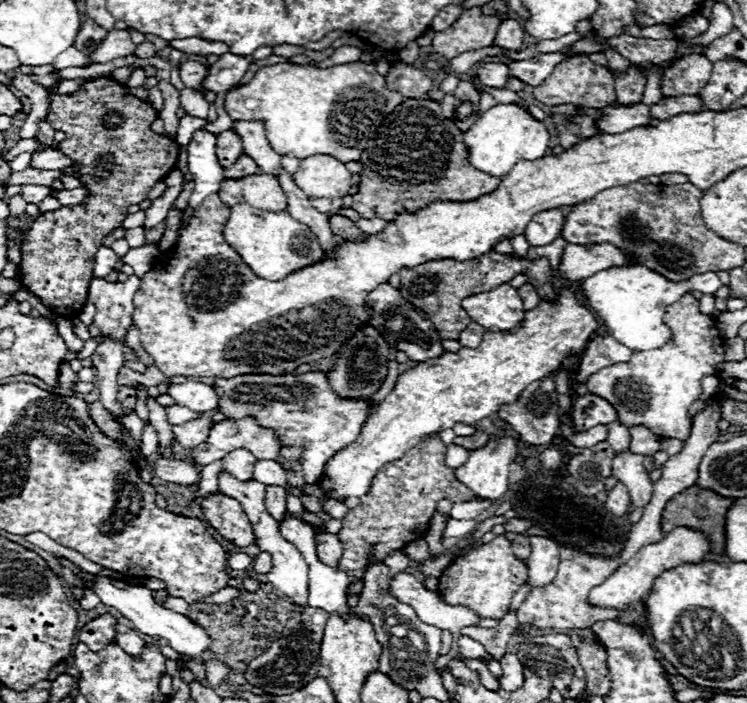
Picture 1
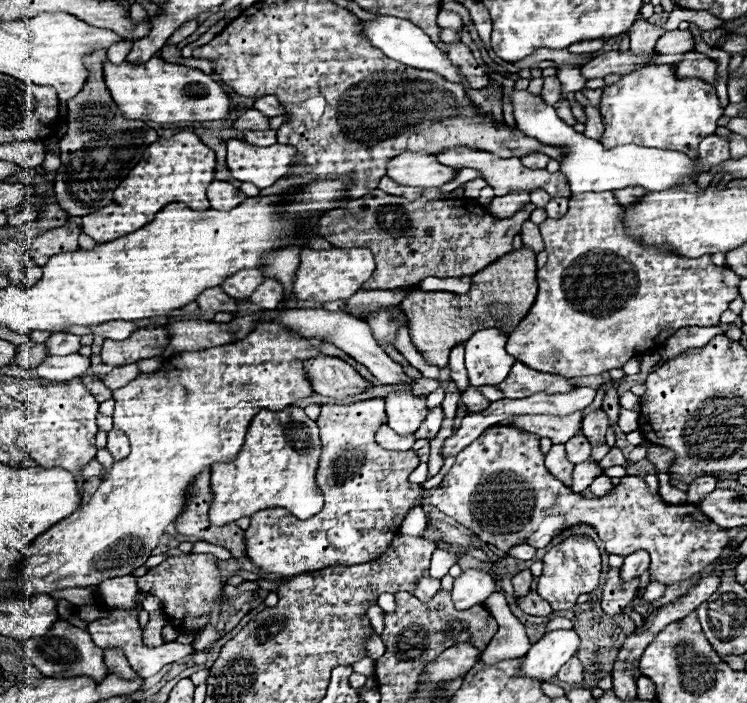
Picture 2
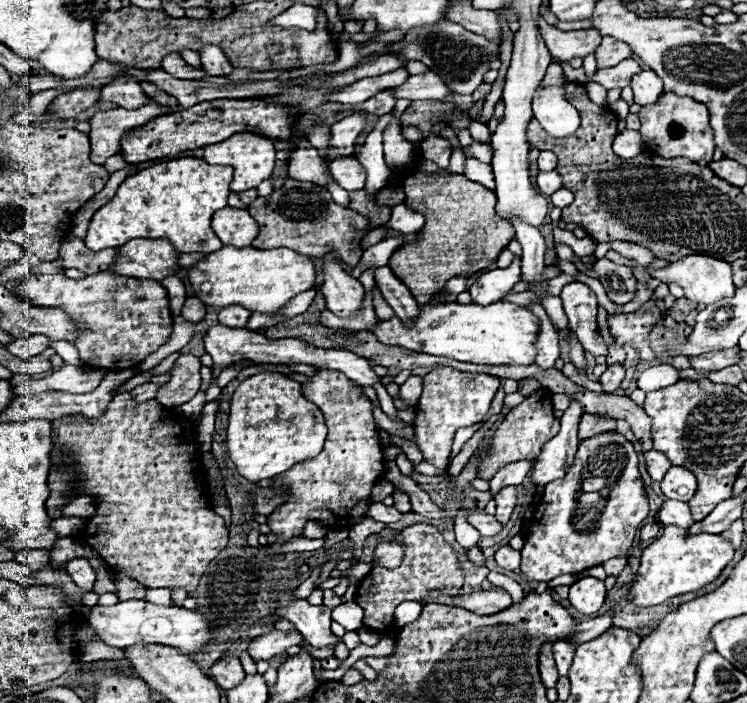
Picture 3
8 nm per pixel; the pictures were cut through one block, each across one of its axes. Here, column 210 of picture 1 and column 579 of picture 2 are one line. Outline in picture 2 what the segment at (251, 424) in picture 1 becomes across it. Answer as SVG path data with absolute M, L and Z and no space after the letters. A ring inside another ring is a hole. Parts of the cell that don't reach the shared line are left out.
M578 430L576 436L572 436L568 442L566 442L566 454L568 454L568 460L574 462L574 464L580 464L582 460L586 460L590 456L590 442L586 440L584 432Z

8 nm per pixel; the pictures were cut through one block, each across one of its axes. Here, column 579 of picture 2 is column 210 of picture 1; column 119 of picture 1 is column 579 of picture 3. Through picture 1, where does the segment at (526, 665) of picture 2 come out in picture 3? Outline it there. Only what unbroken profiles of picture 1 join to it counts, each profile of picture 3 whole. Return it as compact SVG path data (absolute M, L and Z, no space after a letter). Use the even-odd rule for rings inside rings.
M586 576L570 586L568 600L582 614L598 612L600 606L604 604L604 598L606 598L606 588L604 588L604 582L598 578Z

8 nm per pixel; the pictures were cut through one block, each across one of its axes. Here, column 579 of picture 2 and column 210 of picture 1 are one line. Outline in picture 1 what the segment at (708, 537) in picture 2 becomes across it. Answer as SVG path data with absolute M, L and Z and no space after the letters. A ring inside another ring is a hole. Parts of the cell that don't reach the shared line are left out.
M220 492L210 494L202 500L202 512L212 528L220 532L234 546L250 546L254 544L254 530L248 522L246 512L238 500L224 496Z

